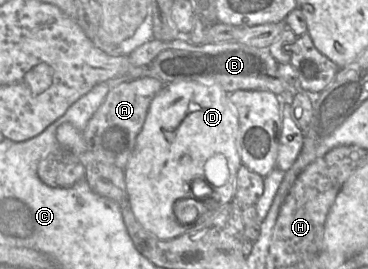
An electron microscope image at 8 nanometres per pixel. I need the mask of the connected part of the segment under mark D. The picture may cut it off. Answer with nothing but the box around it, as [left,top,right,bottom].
[125,81,242,240]

